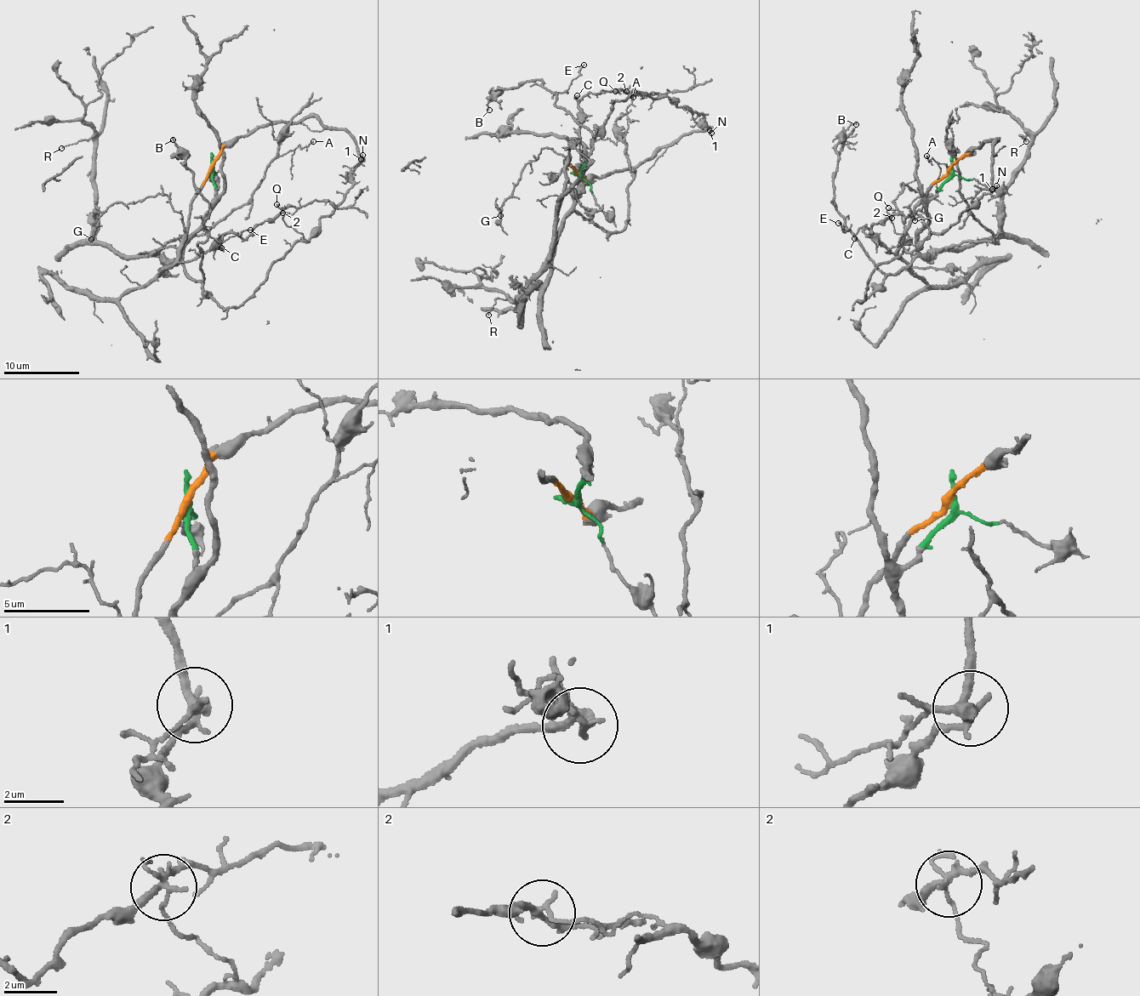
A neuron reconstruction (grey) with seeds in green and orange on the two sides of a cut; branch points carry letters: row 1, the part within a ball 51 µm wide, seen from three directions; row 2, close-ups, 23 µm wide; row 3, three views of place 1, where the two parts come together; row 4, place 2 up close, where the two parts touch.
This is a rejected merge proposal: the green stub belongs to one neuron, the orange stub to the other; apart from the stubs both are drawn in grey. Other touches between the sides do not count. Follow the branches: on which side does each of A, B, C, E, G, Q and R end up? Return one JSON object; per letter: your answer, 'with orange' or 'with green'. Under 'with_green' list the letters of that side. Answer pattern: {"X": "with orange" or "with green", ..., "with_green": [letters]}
{"A": "with green", "B": "with green", "C": "with orange", "E": "with green", "G": "with orange", "Q": "with green", "R": "with green", "with_green": ["A", "B", "E", "Q", "R"]}

